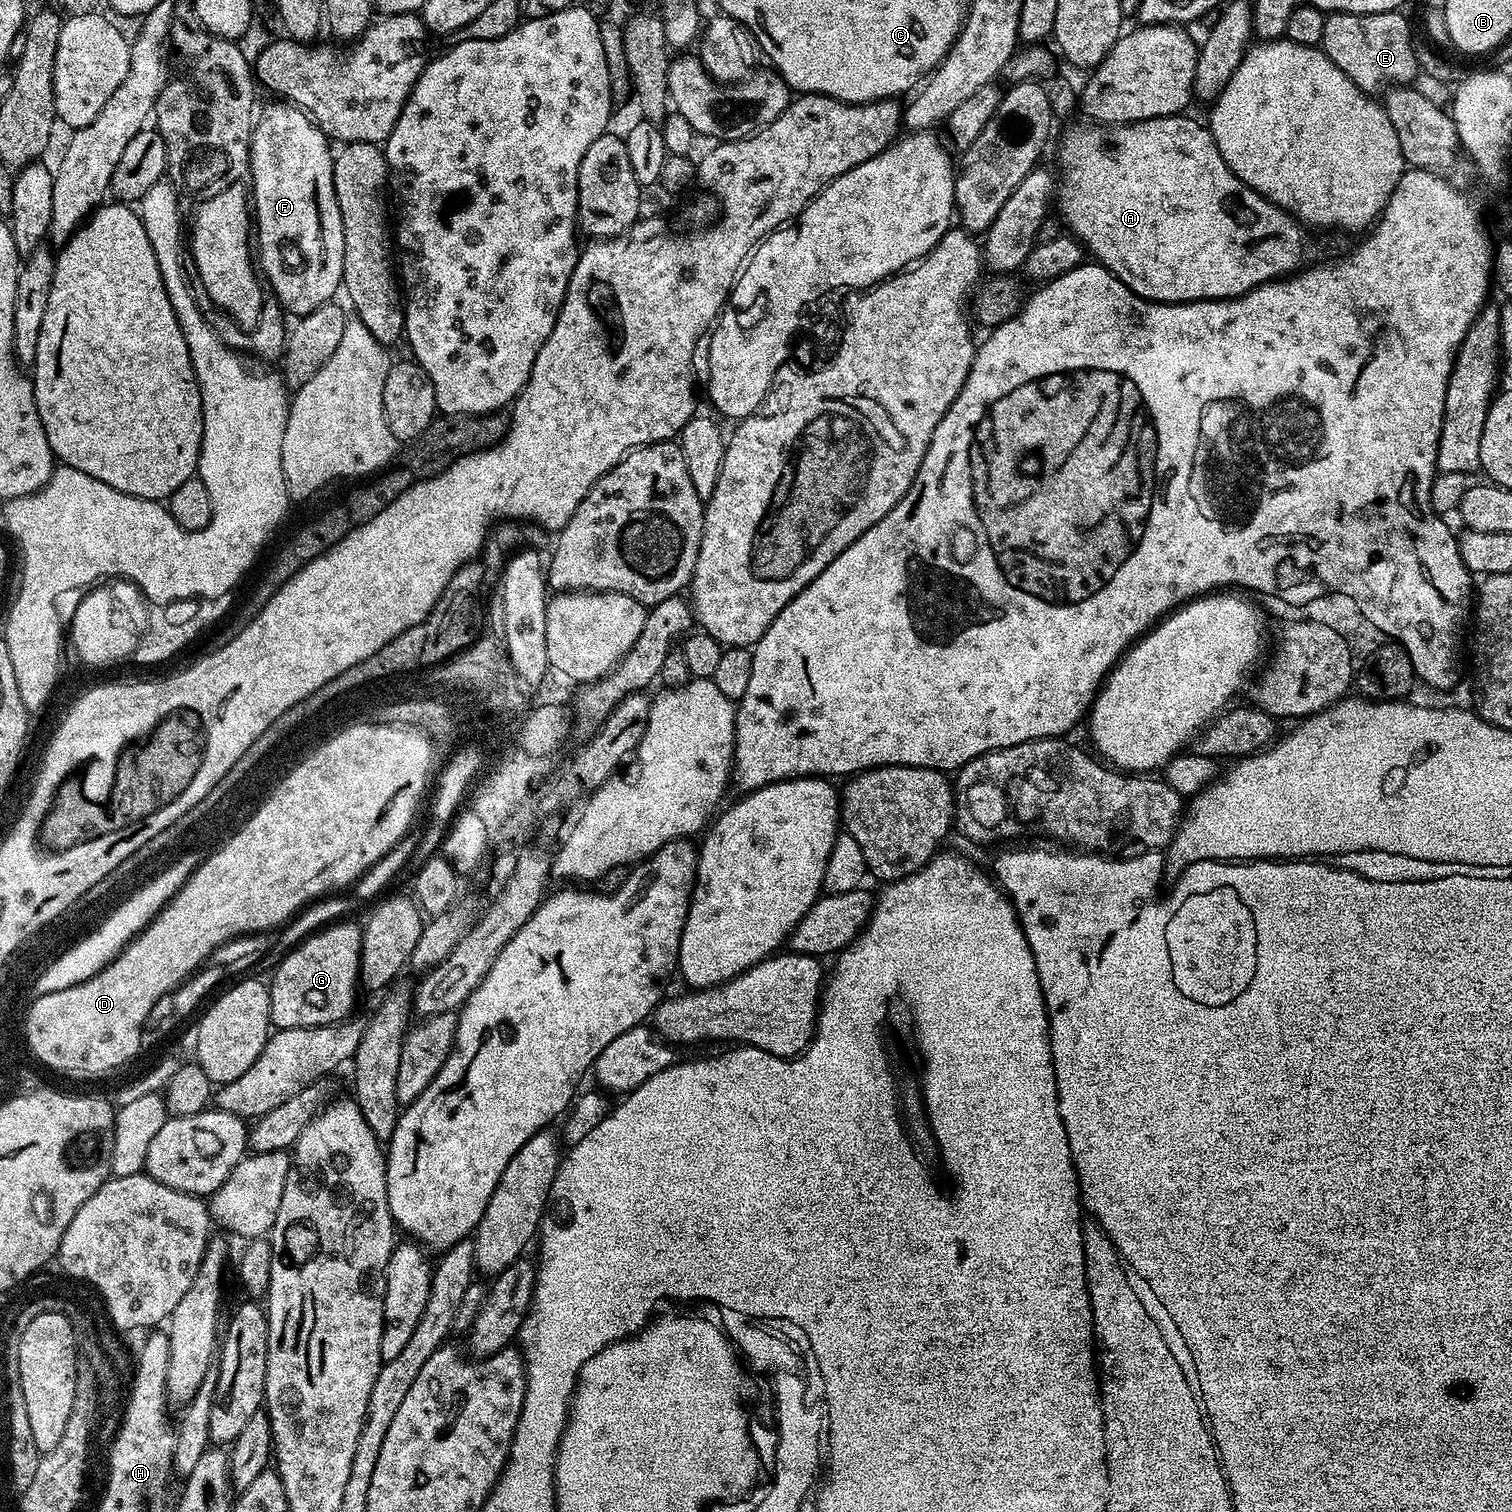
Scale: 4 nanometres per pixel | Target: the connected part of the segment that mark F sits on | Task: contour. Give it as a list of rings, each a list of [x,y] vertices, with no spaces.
[[[272,102],[276,104],[272,104],[269,106],[268,109],[264,112],[264,117],[257,119],[255,121],[253,130],[252,130],[252,145],[250,146],[250,162],[248,163],[248,167],[250,169],[250,181],[252,180],[252,184],[250,182],[250,200],[251,203],[254,205],[254,236],[255,239],[258,241],[260,239],[260,258],[258,254],[258,264],[261,268],[264,267],[264,272],[262,271],[263,279],[266,281],[268,279],[268,284],[270,287],[271,295],[275,296],[277,300],[280,301],[281,308],[287,310],[289,313],[293,312],[293,317],[299,318],[302,316],[305,316],[307,312],[314,311],[315,308],[318,306],[322,306],[323,304],[329,303],[333,299],[332,296],[337,291],[338,293],[341,291],[342,288],[342,281],[344,278],[344,239],[342,238],[342,214],[338,210],[338,198],[334,194],[334,170],[332,169],[332,161],[334,159],[334,152],[333,149],[328,149],[328,144],[330,145],[329,137],[324,135],[323,130],[318,127],[318,125],[315,124],[315,122],[312,120],[312,117],[308,115],[308,113],[303,112],[302,109],[297,108],[295,104],[289,104],[287,102]]]

